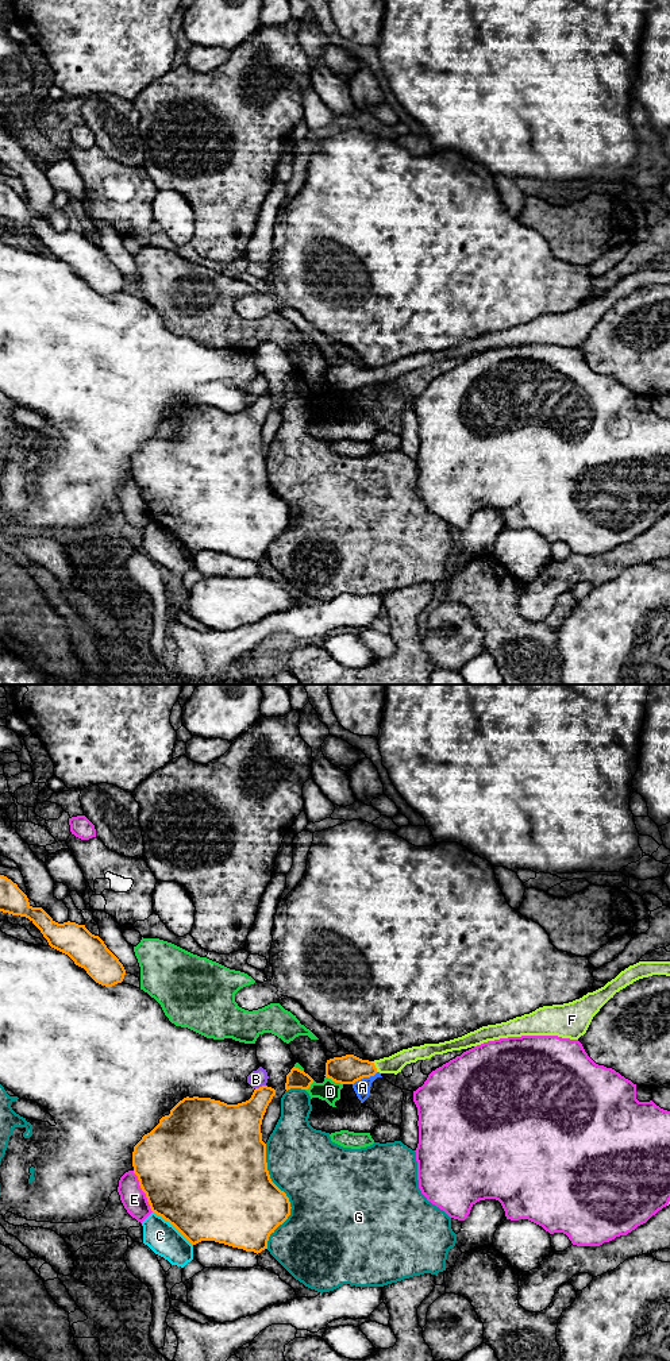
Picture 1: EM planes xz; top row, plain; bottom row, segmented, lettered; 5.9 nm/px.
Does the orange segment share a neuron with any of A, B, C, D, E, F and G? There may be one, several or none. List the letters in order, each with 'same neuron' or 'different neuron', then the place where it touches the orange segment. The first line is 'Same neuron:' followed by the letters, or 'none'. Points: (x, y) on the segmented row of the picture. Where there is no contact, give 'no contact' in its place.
Same neuron: F
A: different neuron | xz (365, 1076)
B: different neuron | xz (260, 1087)
C: different neuron | xz (173, 1225)
D: different neuron | xz (334, 1080)
E: different neuron | xz (142, 1190)
F: same neuron | xz (374, 1067)
G: different neuron | xz (287, 1196)

